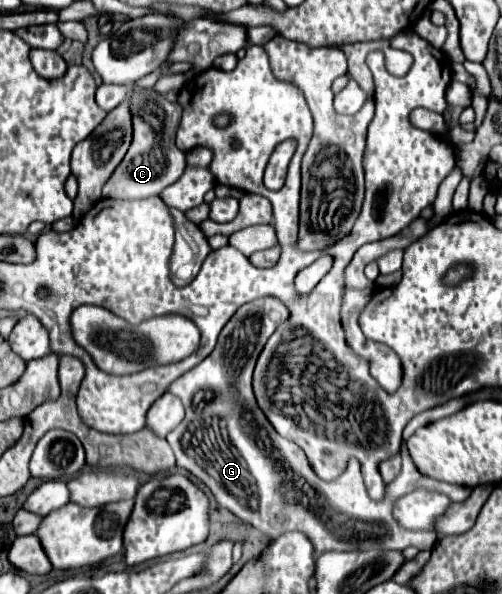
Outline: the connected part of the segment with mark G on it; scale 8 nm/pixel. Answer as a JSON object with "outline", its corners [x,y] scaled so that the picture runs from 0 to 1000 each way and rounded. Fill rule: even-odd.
{"outline":[[[546,502],[486,512],[442,552],[426,593],[335,650],[335,660],[359,667],[371,687],[367,710],[331,734],[351,764],[351,781],[398,805],[422,825],[438,852],[454,855],[482,879],[502,882],[534,909],[528,924],[570,892],[610,897],[631,931],[729,923],[805,926],[813,919],[829,919],[837,926],[861,923],[869,902],[793,889],[777,869],[781,845],[825,822],[876,825],[880,832],[896,835],[900,845],[924,845],[940,828],[936,822],[845,801],[821,778],[809,747],[801,747],[797,798],[773,815],[769,842],[741,845],[725,832],[717,781],[709,774],[697,778],[693,791],[669,811],[637,808],[618,788],[606,758],[582,741],[562,737],[514,687],[502,657],[502,626],[530,572],[546,562],[554,545],[570,539],[570,532],[570,515]],[[442,714],[450,721],[442,721]],[[570,808],[578,818],[574,835],[582,835],[582,842],[574,842],[562,828]],[[606,845],[622,845],[622,852],[614,855]]]}

